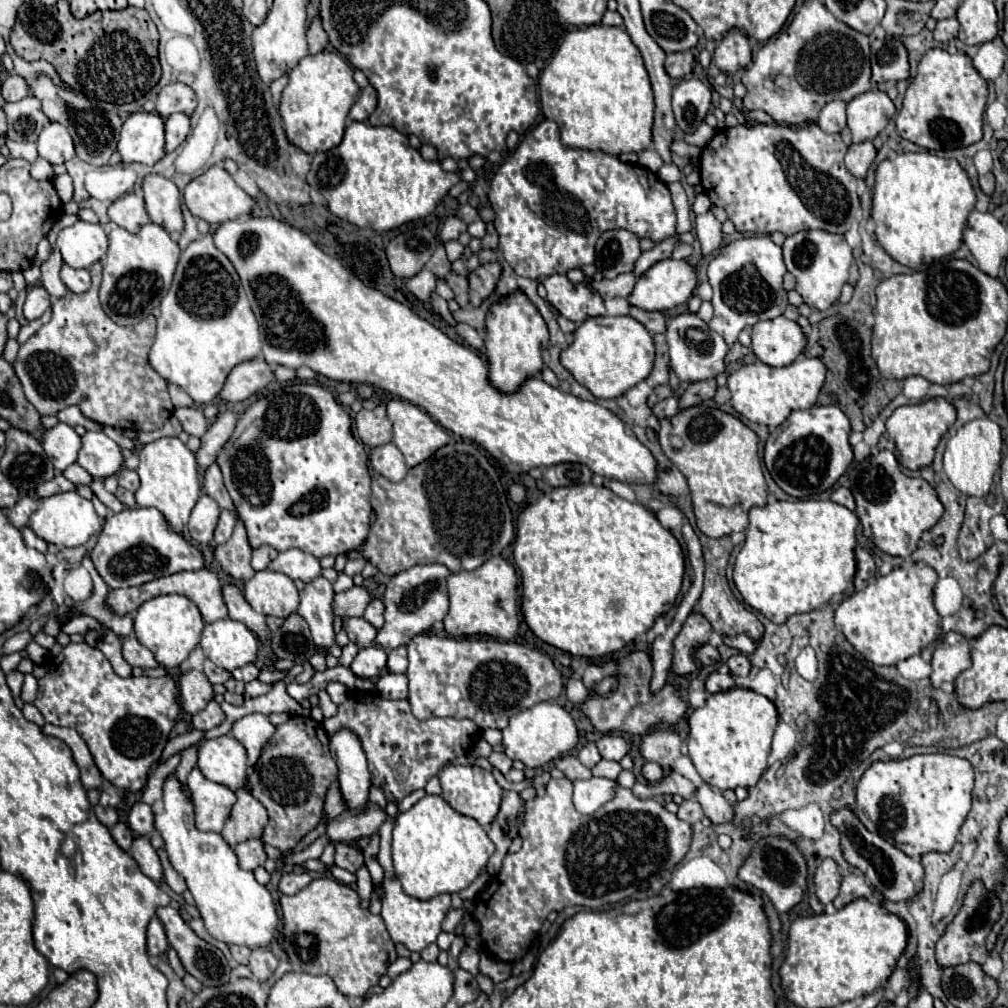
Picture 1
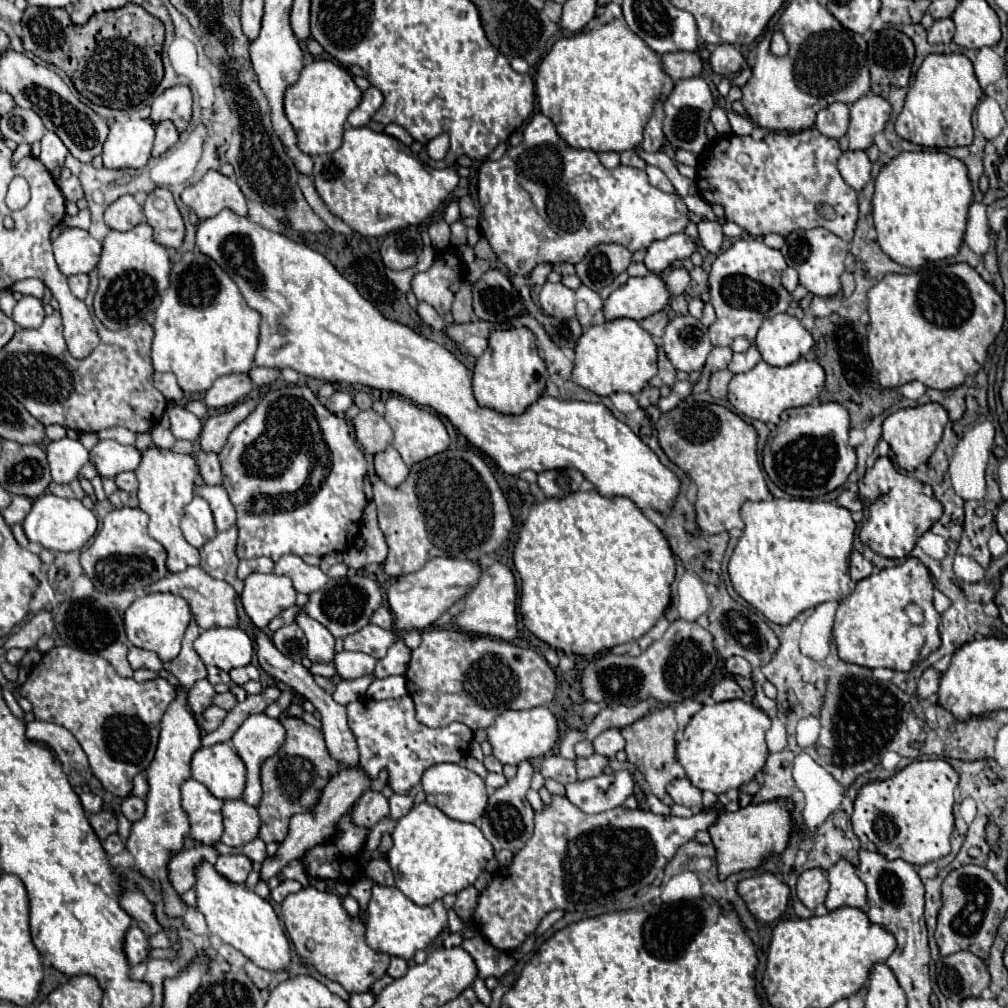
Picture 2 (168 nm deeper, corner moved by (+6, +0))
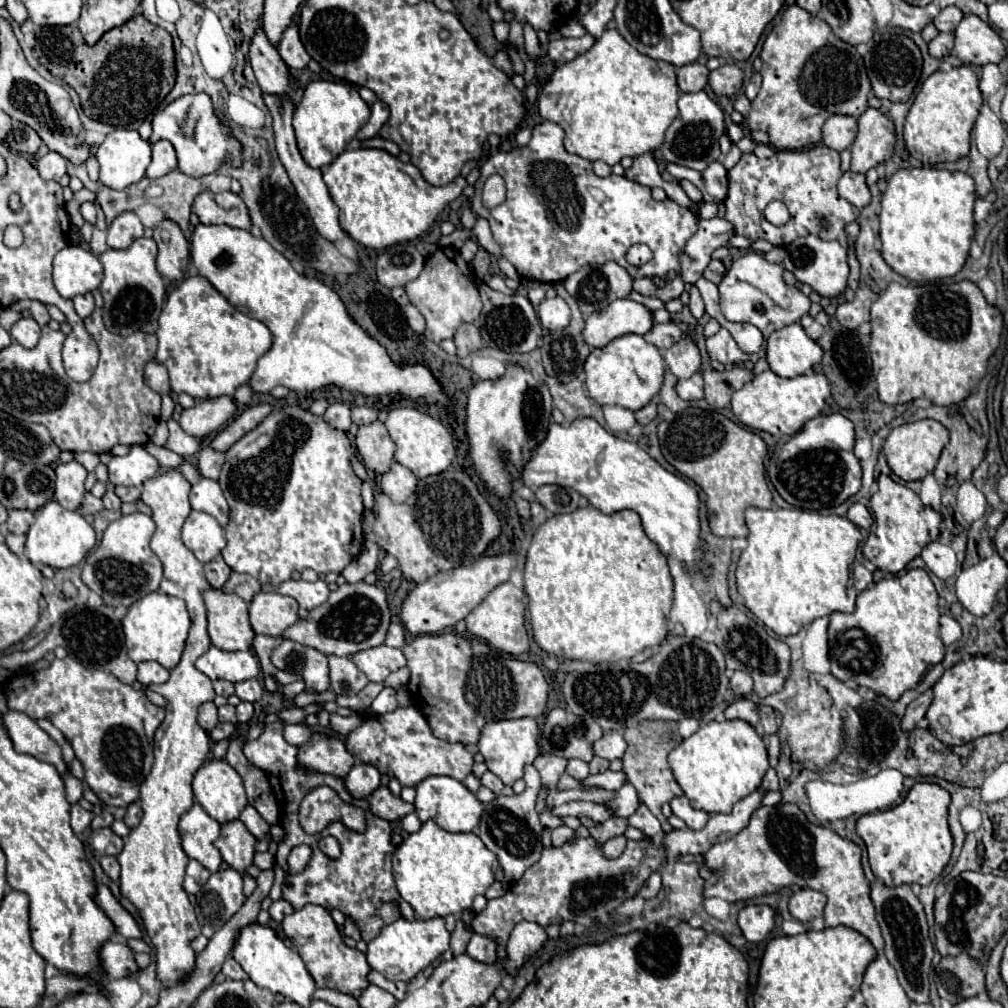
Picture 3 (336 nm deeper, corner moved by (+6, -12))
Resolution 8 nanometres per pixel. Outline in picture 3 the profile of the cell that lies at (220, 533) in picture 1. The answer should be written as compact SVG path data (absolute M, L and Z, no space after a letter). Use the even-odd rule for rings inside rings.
M200 479L190 493L190 505L196 511L204 511L208 515L212 515L222 527L228 525L228 503L224 499L224 493L218 485L218 481L212 479Z

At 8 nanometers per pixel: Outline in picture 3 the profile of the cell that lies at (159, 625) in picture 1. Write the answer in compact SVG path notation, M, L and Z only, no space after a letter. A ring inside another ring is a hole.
M162 591L150 593L138 599L122 619L124 641L128 647L128 657L136 663L140 661L156 661L166 669L174 669L180 663L180 655L184 651L184 643L190 629L190 615L186 611L184 601L176 597L168 597Z

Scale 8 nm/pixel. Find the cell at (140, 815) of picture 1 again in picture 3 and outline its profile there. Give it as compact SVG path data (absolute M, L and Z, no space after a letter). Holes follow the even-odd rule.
M136 801L136 803L132 803L132 805L128 807L128 811L126 811L126 815L124 815L124 823L132 829L132 827L136 827L136 825L140 823L140 819L142 819L142 807L140 807L140 803Z

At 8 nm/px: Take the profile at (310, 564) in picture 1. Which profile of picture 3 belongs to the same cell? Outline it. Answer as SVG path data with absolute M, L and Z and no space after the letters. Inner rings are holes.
M288 579L288 581L280 583L276 587L276 591L280 595L294 597L298 601L298 605L302 609L308 609L308 611L318 607L318 605L322 605L328 599L328 595L330 595L330 589L328 589L328 585L322 579L318 579L314 583L308 583L304 579Z

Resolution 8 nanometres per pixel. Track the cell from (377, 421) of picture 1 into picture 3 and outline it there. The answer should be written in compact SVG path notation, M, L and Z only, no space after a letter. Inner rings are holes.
M374 421L370 425L362 425L356 433L356 449L364 463L364 467L376 475L382 475L390 469L394 461L394 443L384 427L384 423Z

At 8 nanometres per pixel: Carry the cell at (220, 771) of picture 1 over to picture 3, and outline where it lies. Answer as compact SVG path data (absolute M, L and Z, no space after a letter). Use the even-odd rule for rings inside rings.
M224 759L204 763L194 775L192 789L202 809L218 823L238 819L248 803L242 777Z

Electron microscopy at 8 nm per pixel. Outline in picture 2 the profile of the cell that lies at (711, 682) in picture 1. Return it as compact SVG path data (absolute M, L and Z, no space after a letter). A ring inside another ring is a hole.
M722 679L714 691L712 691L714 701L732 701L732 699L744 699L744 691L734 679Z

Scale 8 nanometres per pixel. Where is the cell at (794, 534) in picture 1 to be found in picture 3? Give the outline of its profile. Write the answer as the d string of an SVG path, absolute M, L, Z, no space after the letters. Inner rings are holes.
M796 507L772 509L746 509L746 525L750 529L748 547L742 551L736 567L738 593L744 605L764 621L776 635L796 635L804 625L818 617L826 617L834 611L852 613L854 605L848 601L846 585L850 579L850 567L855 561L858 543L862 539L860 531L845 516L822 514L818 511Z

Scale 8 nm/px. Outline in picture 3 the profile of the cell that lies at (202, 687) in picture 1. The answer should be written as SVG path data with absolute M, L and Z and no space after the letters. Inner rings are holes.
M212 701L200 705L198 709L198 725L204 729L204 731L212 731L218 723L218 709Z

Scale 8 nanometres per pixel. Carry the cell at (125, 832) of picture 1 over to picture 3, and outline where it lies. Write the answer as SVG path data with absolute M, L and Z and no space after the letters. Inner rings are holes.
M102 857L100 865L102 865L102 869L106 871L106 875L112 881L118 881L118 877L120 877L120 863L116 861L116 857Z

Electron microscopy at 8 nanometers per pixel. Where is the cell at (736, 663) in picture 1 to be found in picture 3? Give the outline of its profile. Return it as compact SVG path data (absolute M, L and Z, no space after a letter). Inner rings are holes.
M734 671L732 677L730 677L730 687L732 687L734 695L746 697L746 695L752 693L752 679L744 671Z

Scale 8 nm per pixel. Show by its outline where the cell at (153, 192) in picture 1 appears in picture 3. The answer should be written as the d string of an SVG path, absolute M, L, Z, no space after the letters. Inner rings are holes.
M164 219L152 233L152 239L158 243L158 255L156 255L156 265L162 277L170 281L178 281L184 277L186 265L188 265L188 255L190 255L190 245L174 221Z

